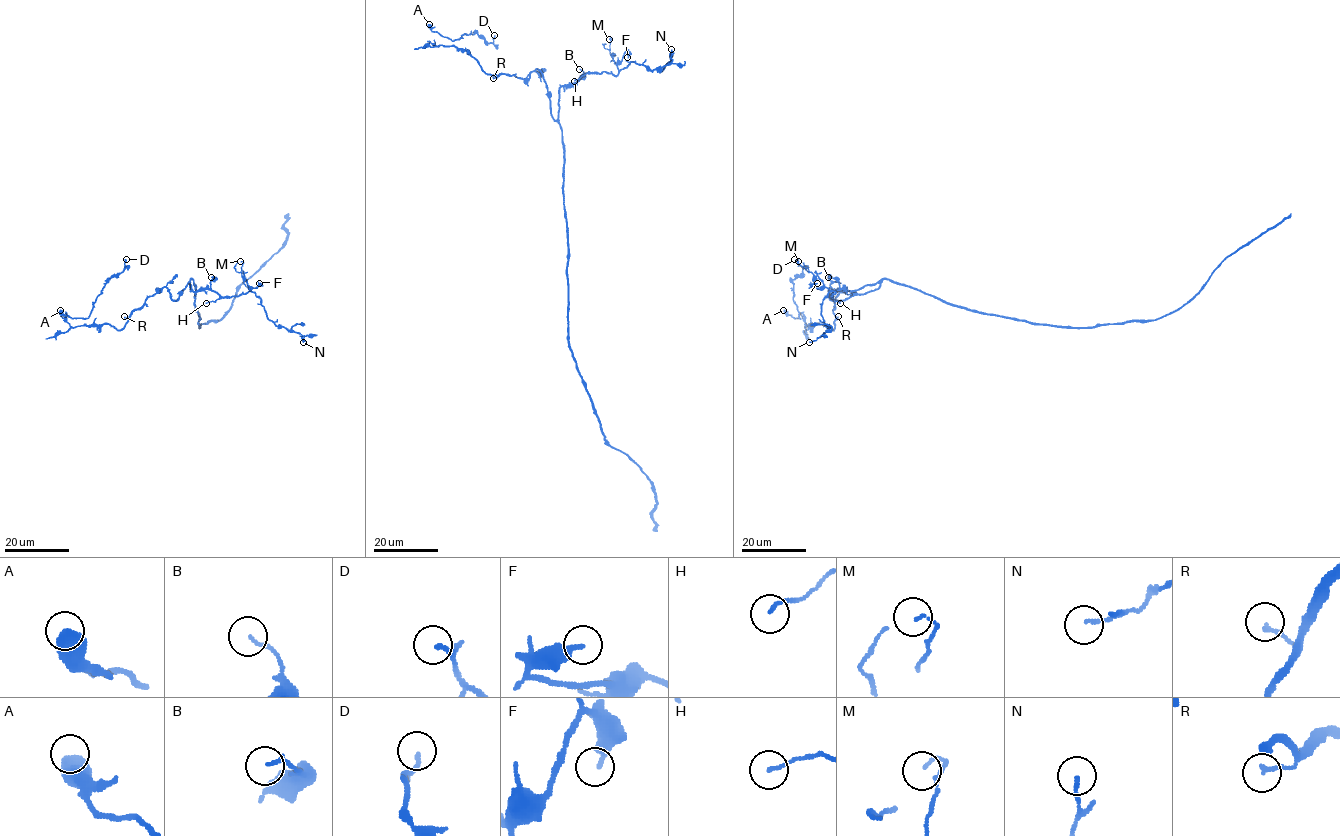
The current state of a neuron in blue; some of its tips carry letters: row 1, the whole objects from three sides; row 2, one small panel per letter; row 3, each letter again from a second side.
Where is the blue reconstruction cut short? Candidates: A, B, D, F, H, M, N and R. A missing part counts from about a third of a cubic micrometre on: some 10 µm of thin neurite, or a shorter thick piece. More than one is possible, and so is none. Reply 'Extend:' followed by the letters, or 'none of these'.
Extend: none of these

